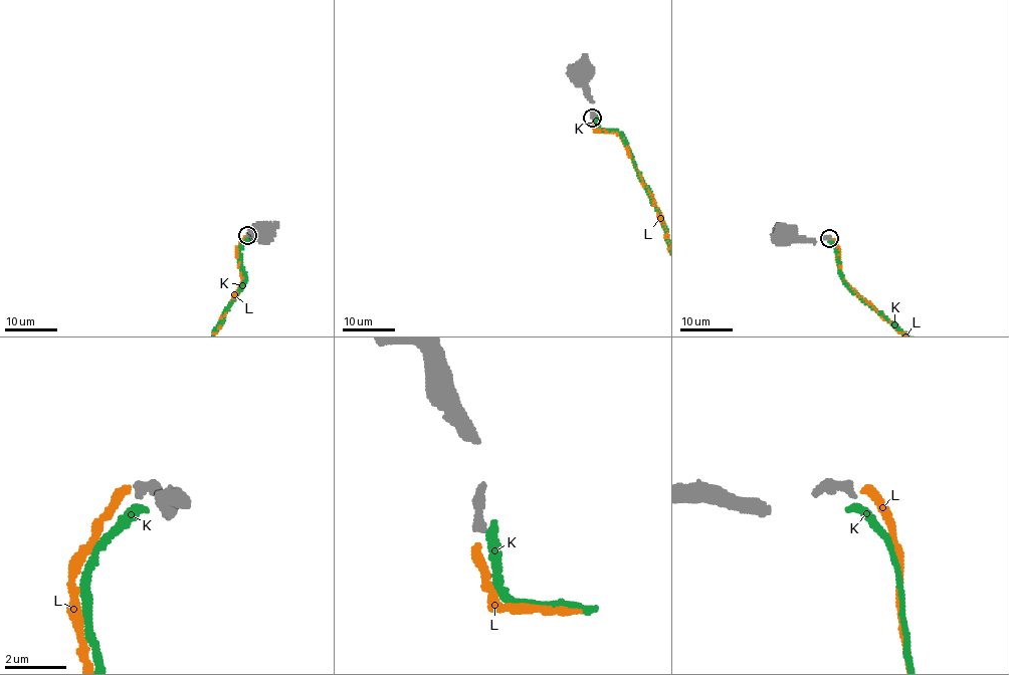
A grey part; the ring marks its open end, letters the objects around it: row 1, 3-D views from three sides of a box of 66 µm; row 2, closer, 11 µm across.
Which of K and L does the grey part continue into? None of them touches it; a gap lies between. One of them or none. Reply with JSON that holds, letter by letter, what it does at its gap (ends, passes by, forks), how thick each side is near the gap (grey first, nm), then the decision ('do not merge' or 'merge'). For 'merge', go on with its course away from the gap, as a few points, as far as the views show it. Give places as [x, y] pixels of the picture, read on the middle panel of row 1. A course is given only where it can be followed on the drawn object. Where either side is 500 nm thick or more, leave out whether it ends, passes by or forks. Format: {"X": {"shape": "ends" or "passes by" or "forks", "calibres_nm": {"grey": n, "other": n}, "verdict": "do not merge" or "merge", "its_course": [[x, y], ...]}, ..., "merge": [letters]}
{"K": {"shape": "ends", "calibres_nm": {"grey": 260, "other": 280}, "verdict": "do not merge"}, "L": {"shape": "ends", "calibres_nm": {"grey": 260, "other": 280}, "verdict": "merge"}, "merge": ["L"]}

